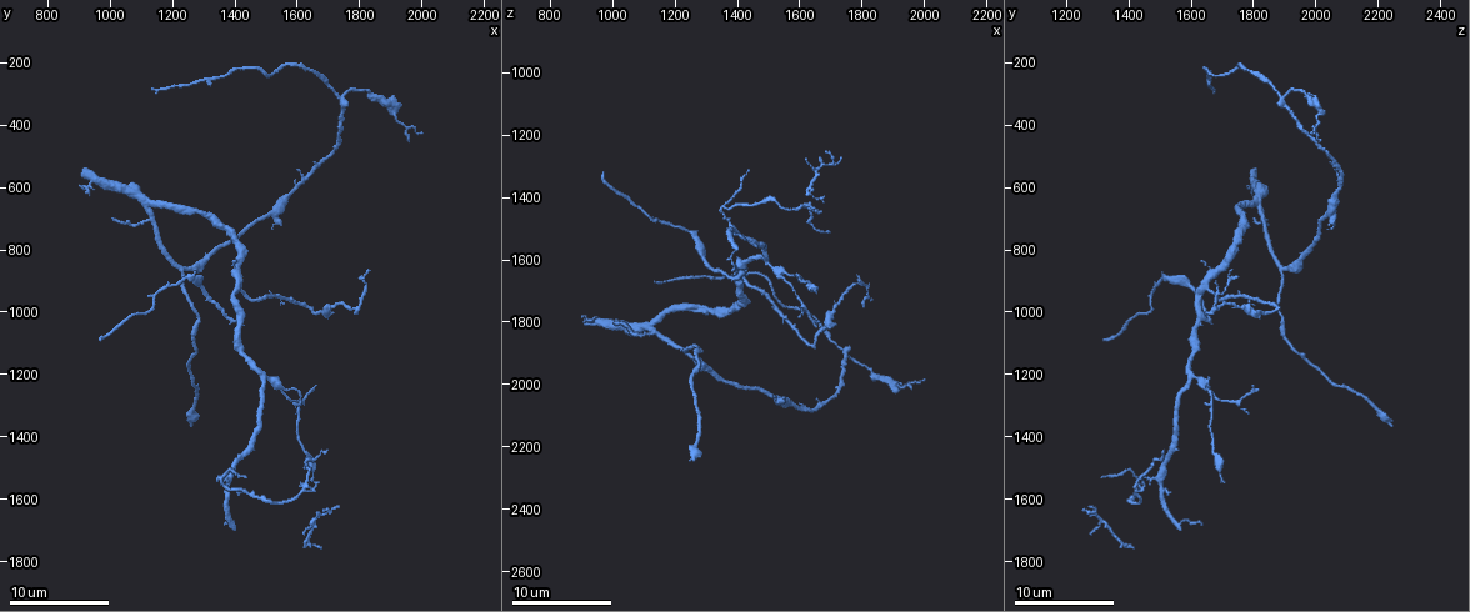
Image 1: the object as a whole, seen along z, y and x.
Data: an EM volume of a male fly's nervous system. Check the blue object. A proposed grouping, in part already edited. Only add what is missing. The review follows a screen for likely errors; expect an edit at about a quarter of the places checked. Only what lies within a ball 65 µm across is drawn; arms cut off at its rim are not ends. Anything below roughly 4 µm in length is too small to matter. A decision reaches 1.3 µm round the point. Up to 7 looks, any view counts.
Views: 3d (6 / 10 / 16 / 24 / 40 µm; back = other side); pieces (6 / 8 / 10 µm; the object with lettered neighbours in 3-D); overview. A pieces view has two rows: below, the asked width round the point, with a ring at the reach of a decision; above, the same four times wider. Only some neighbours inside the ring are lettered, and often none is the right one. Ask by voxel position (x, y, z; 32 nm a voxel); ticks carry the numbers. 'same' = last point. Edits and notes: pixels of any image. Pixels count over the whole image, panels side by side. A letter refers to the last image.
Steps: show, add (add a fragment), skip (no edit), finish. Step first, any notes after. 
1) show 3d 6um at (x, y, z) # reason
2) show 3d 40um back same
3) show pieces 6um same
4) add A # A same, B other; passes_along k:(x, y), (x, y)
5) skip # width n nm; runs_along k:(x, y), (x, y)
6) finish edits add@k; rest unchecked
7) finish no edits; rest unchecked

show 3d 10um at (1960, 450, 2010) # free end

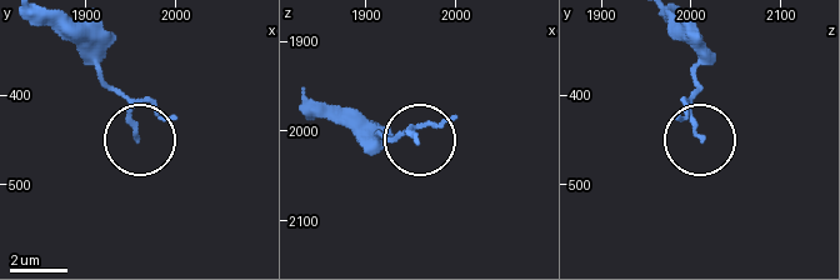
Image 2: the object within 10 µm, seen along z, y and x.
show pieces 10um at (1955, 445, 2015)

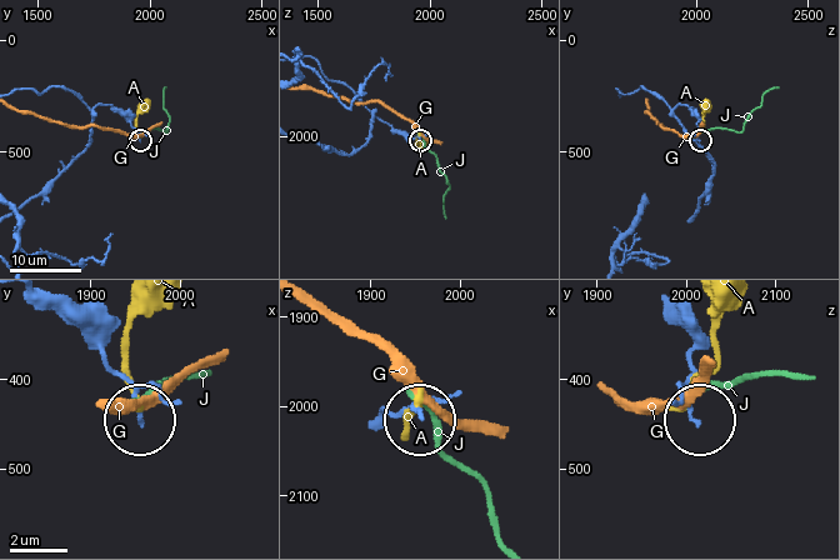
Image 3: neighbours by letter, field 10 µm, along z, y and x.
skip # width 150 nm; A other, G other, J other; none of them fits

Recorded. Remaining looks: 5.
show 3d 6um at (1680, 1450, 1510) # branch stops here

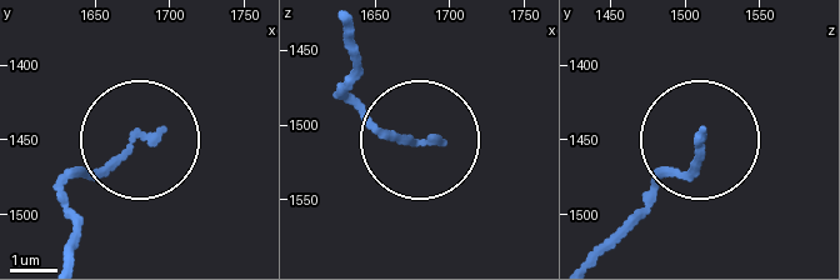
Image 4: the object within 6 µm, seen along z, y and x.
show pieces 6um at (1690, 1448, 1510)

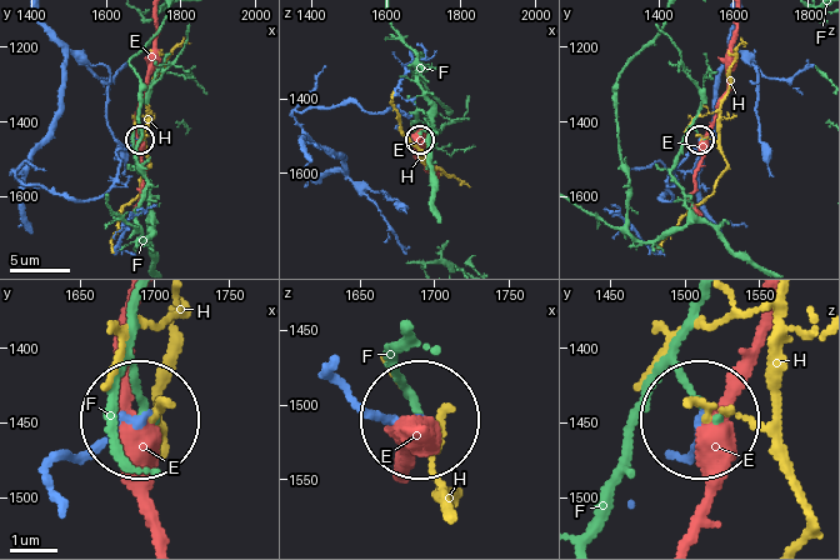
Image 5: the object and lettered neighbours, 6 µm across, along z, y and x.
skip # width 140 nm; E other, F other, H other; none of them fits

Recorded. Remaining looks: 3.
show pieces 6um at (1650, 1240, 1790) # an open end

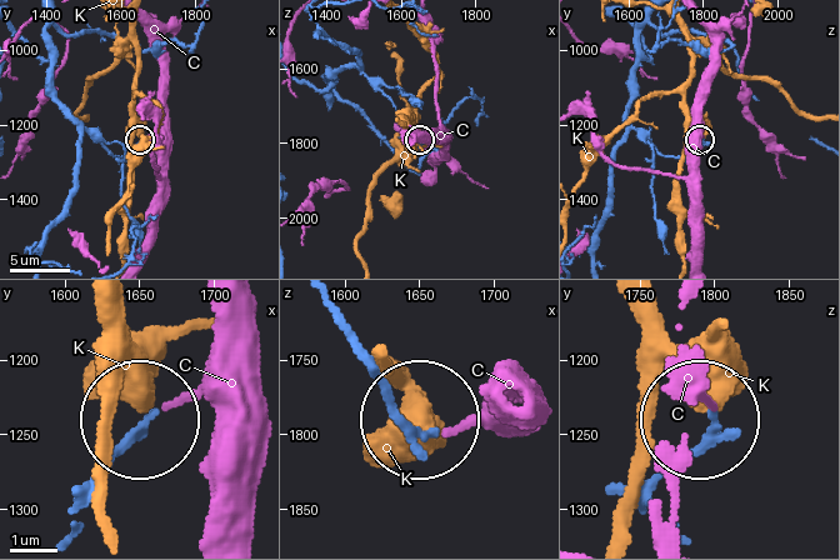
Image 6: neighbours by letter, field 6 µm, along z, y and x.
skip # C other, K other; runs_along 6:(83, 488), (139, 424); none of them fits

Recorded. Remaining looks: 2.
finish no edits; rest unchecked

